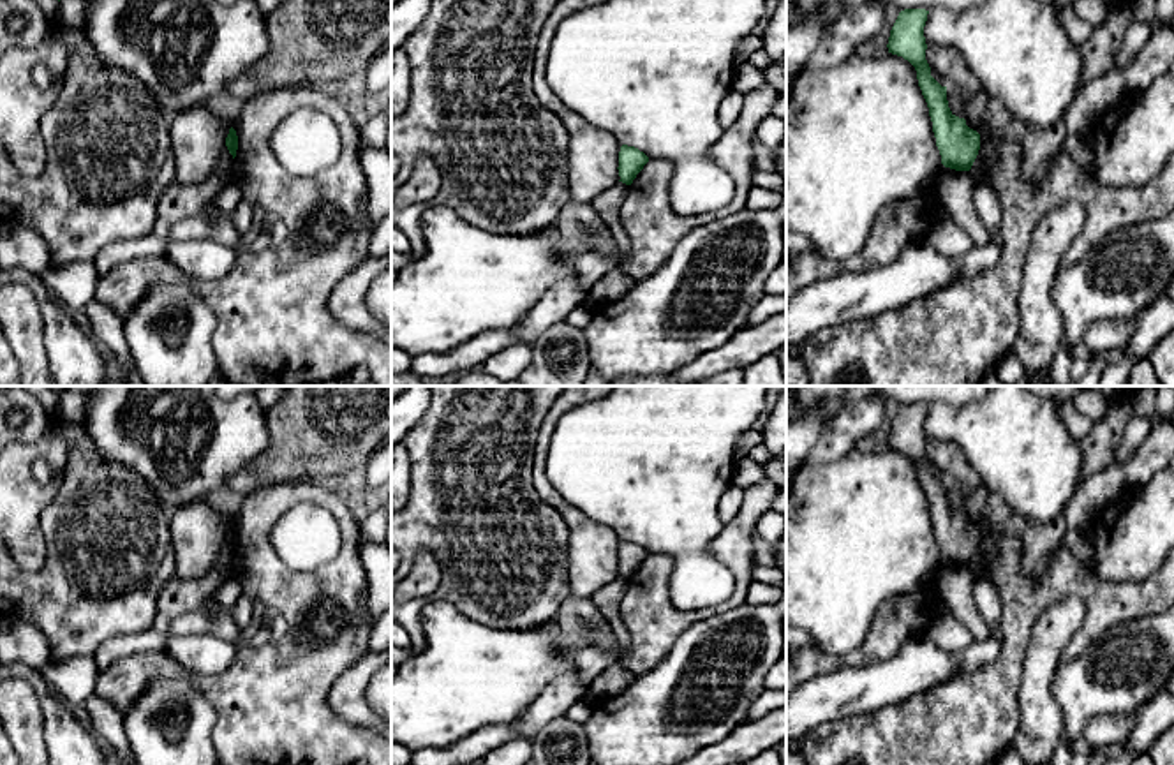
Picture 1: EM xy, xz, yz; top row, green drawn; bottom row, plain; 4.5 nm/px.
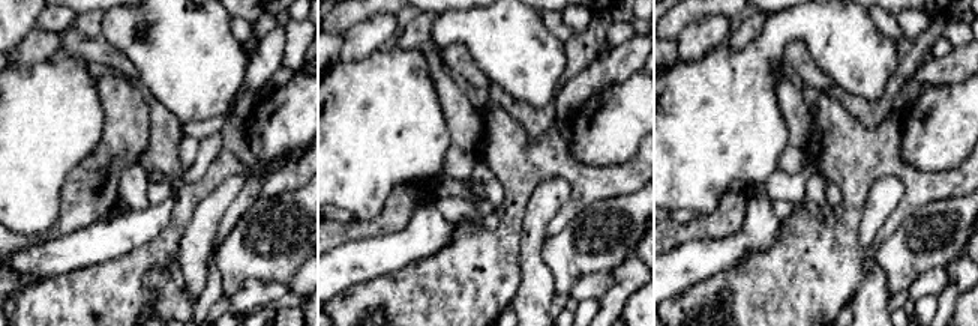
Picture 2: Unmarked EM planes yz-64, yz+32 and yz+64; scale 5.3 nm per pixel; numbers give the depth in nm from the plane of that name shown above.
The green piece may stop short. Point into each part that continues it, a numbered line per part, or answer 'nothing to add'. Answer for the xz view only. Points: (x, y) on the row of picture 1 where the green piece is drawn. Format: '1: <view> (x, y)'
nothing to add

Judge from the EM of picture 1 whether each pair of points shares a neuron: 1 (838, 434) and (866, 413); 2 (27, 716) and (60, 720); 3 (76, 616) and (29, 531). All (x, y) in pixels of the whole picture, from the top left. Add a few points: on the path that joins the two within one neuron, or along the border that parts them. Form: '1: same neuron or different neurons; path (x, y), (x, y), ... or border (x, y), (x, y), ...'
1: same neuron; path (845, 430), (859, 420)
2: different neurons; border (23, 681), (37, 698), (46, 746)
3: different neurons; border (37, 519), (46, 543), (46, 559), (29, 571)

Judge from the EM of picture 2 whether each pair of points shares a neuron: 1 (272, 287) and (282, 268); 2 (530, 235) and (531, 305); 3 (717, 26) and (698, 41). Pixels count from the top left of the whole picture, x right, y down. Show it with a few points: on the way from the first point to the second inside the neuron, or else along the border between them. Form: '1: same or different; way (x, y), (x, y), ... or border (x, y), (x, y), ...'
1: different; border (285, 283), (246, 281), (242, 286)
2: same; way (531, 253), (531, 287)
3: same; way (713, 30), (702, 36)

